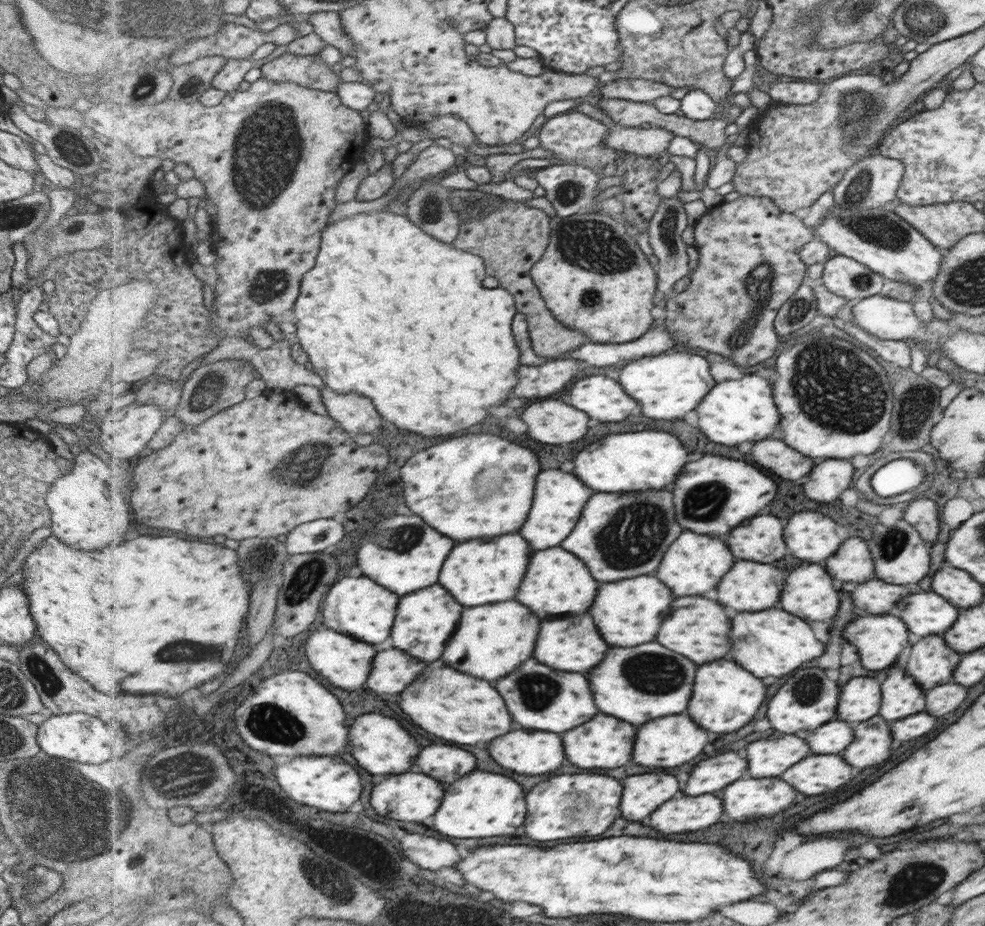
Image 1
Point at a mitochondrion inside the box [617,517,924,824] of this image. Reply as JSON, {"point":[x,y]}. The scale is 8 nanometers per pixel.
{"point":[654,673]}

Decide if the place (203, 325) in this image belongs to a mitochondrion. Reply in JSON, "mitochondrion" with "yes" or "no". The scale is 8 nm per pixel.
{"mitochondrion":"no"}

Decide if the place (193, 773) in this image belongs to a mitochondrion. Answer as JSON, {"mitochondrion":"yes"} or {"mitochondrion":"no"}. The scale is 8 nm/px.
{"mitochondrion":"yes"}

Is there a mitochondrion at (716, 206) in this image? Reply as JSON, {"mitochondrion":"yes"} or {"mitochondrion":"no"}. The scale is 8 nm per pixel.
{"mitochondrion":"no"}

